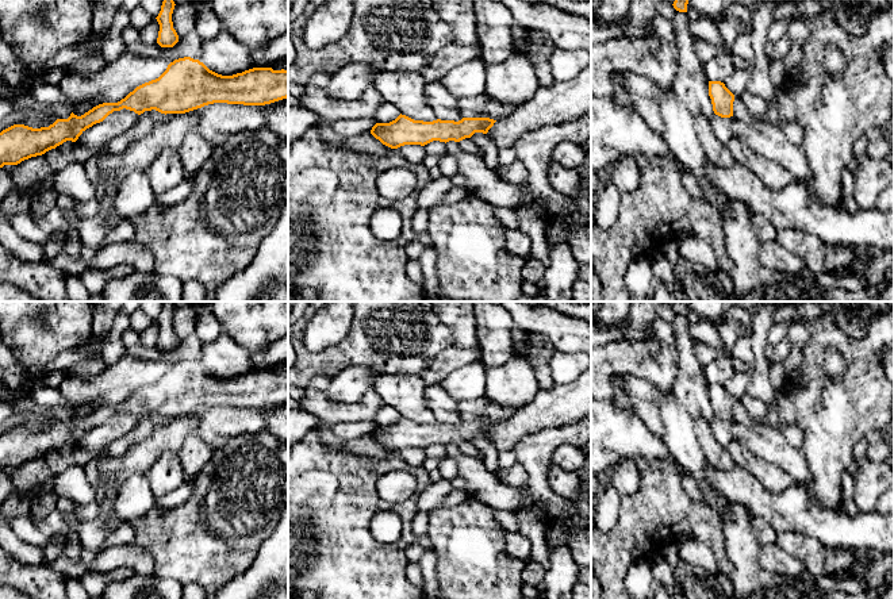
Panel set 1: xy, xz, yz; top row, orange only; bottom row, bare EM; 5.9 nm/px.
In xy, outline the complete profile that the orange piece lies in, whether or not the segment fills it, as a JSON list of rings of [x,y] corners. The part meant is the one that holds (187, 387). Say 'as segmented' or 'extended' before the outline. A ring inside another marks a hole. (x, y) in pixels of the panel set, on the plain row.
as segmented; [[[184,360],[174,362],[156,383],[145,385],[130,395],[118,406],[103,406],[81,419],[73,415],[68,422],[57,422],[49,430],[32,431],[24,427],[14,427],[0,435],[0,471],[18,468],[31,460],[42,458],[66,444],[76,445],[89,430],[103,425],[114,414],[123,411],[141,418],[156,412],[161,416],[185,416],[214,406],[265,408],[288,400],[288,373],[272,370],[253,370],[233,379],[222,379],[210,373],[199,362]]]

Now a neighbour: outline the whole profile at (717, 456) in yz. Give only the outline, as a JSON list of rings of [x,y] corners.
[[[698,416],[694,419],[694,427],[706,462],[720,471],[729,471],[734,462],[730,458],[728,449],[717,442],[710,423],[705,418]]]

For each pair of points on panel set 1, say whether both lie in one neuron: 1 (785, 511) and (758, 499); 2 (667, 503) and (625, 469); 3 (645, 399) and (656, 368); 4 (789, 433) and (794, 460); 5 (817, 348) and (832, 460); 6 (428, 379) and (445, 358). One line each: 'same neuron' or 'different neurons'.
1: same neuron
2: different neurons
3: different neurons
4: different neurons
5: same neuron
6: same neuron

